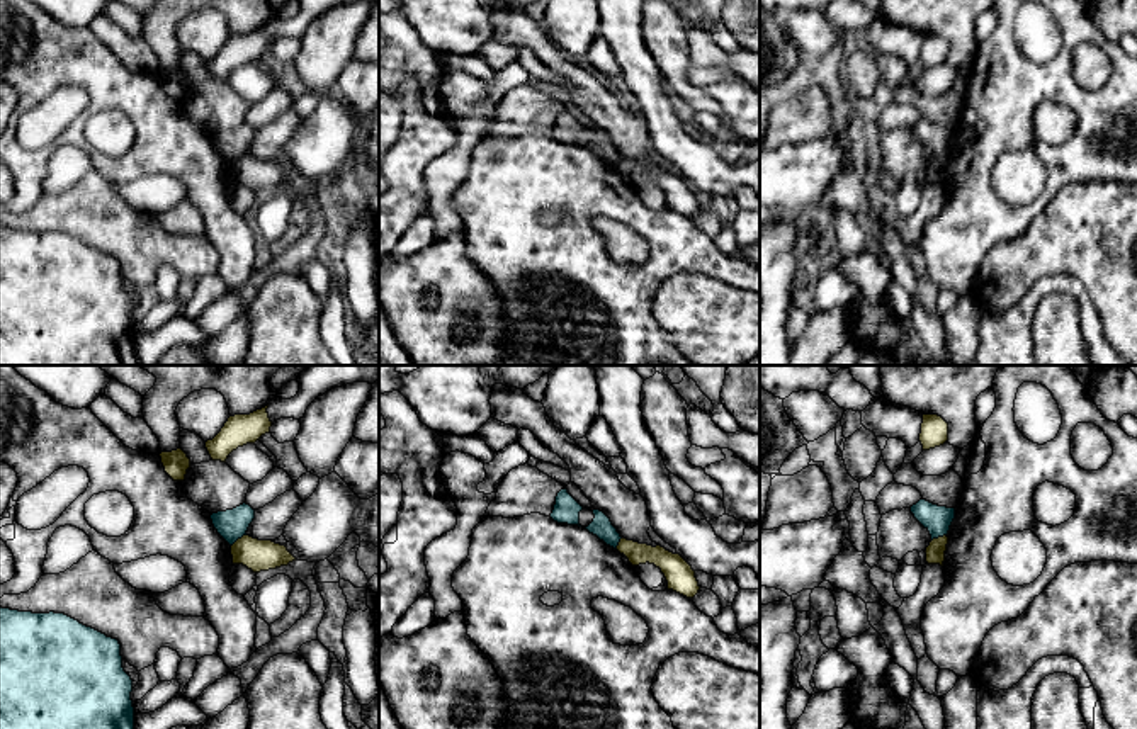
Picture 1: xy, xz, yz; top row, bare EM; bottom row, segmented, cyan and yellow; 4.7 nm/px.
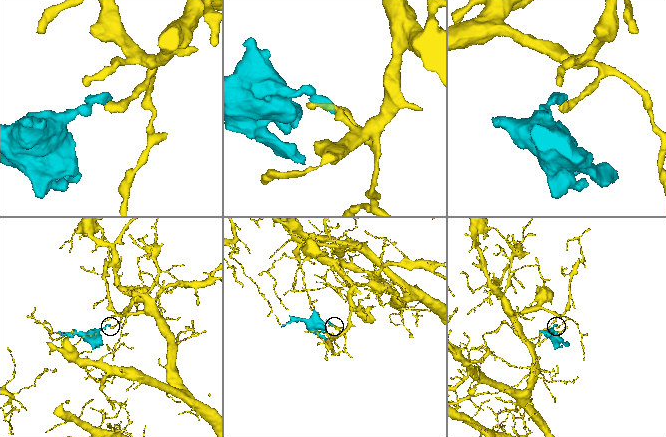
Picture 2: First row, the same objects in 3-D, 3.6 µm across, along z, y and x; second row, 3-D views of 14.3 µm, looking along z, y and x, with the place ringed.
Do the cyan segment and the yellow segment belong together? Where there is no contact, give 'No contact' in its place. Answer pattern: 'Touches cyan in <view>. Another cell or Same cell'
Touches cyan in xy. Another cell

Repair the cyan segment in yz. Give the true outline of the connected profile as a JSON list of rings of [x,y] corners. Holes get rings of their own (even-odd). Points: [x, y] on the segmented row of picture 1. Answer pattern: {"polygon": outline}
{"polygon": [[[926,500],[913,505],[911,513],[930,532],[931,540],[947,535],[955,518],[955,508],[938,506]]]}

